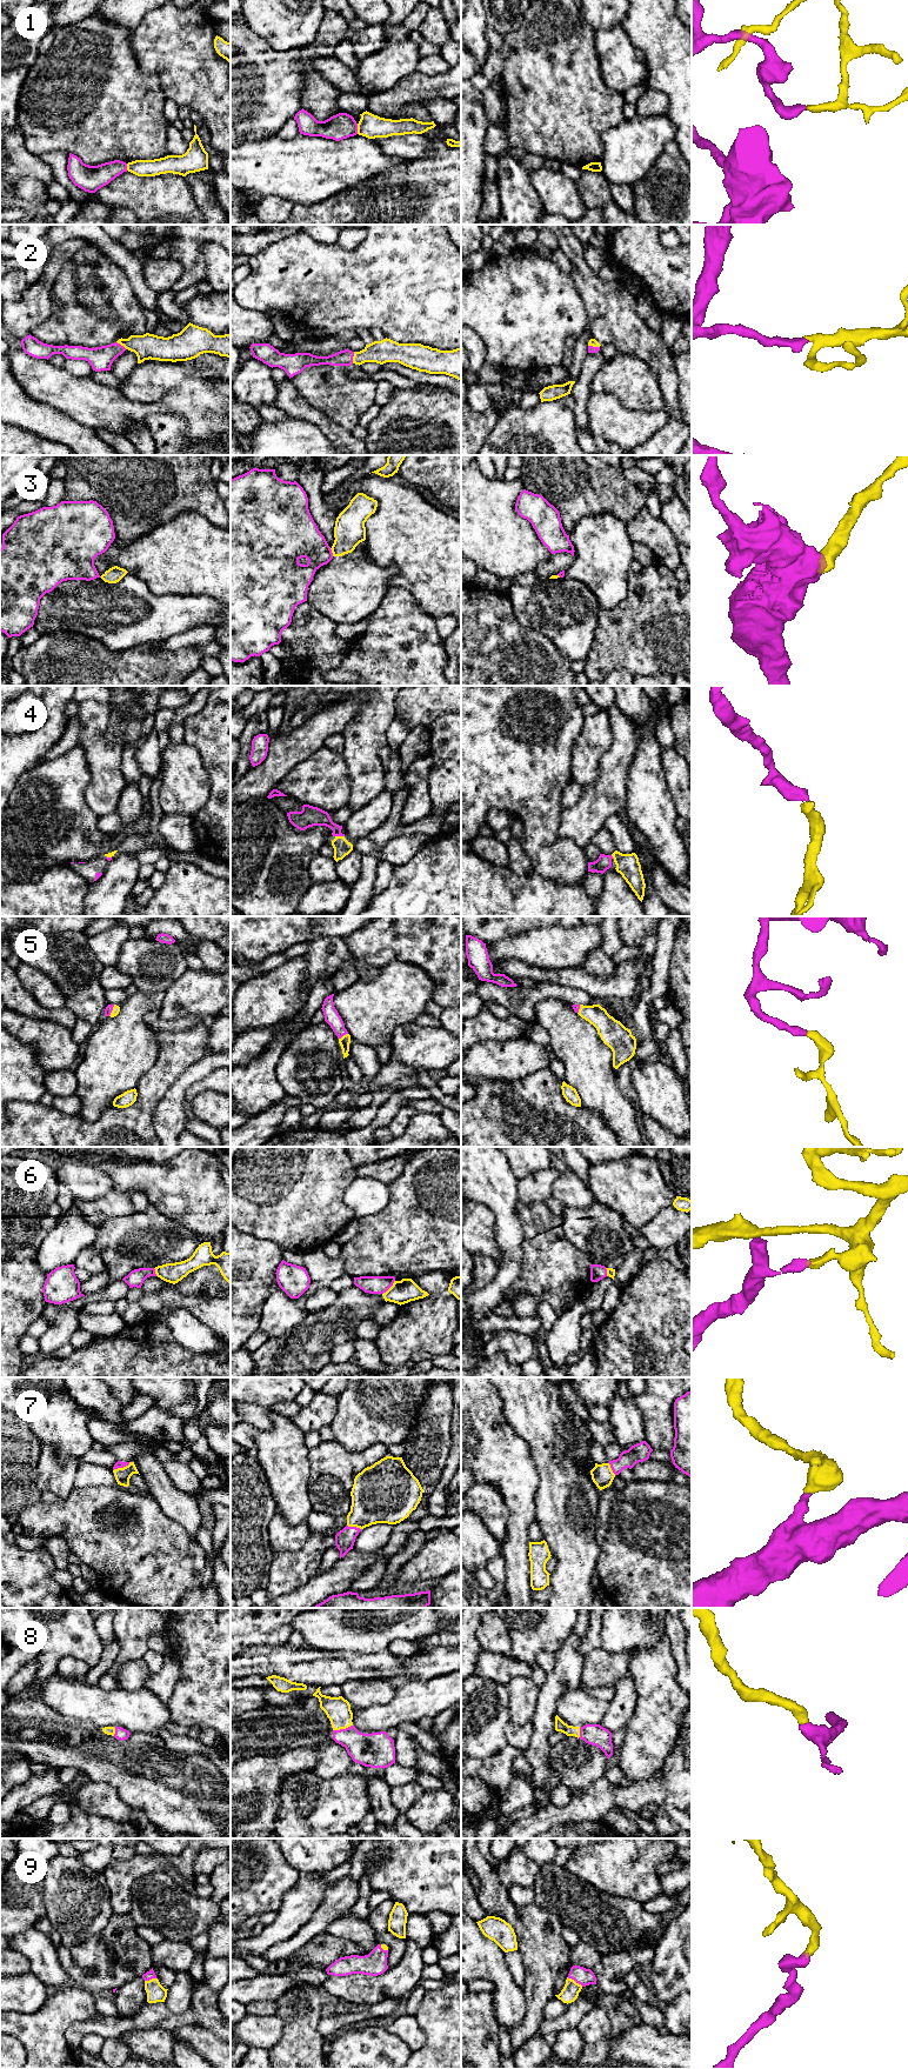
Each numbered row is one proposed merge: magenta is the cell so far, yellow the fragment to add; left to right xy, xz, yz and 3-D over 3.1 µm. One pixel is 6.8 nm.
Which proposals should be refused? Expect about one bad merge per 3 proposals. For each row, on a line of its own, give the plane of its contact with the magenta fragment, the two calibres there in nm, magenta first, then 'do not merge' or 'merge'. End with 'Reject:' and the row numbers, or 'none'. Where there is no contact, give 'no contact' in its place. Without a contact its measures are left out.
1: xz | 180/160 nm | do not merge
2: xz | 110/160 nm | merge
3: xz | 300/220 nm | do not merge
4: xz | 140/110 nm | merge
5: xz | 100/70 nm | merge
6: xz | 130/160 nm | do not merge
7: xy | 50/110 nm | merge
8: xz | 220/170 nm | merge
9: yz | 120/120 nm | merge
Reject: 1, 3, 6

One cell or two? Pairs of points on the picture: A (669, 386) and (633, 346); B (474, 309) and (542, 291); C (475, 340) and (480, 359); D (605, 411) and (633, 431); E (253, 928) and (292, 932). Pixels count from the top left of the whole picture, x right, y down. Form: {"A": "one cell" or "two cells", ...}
{"A": "one cell", "B": "one cell", "C": "one cell", "D": "one cell", "E": "one cell"}

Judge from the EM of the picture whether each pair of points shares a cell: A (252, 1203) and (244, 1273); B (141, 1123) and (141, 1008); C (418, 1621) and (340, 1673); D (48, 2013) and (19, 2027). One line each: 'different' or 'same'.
A: different
B: different
C: different
D: same

